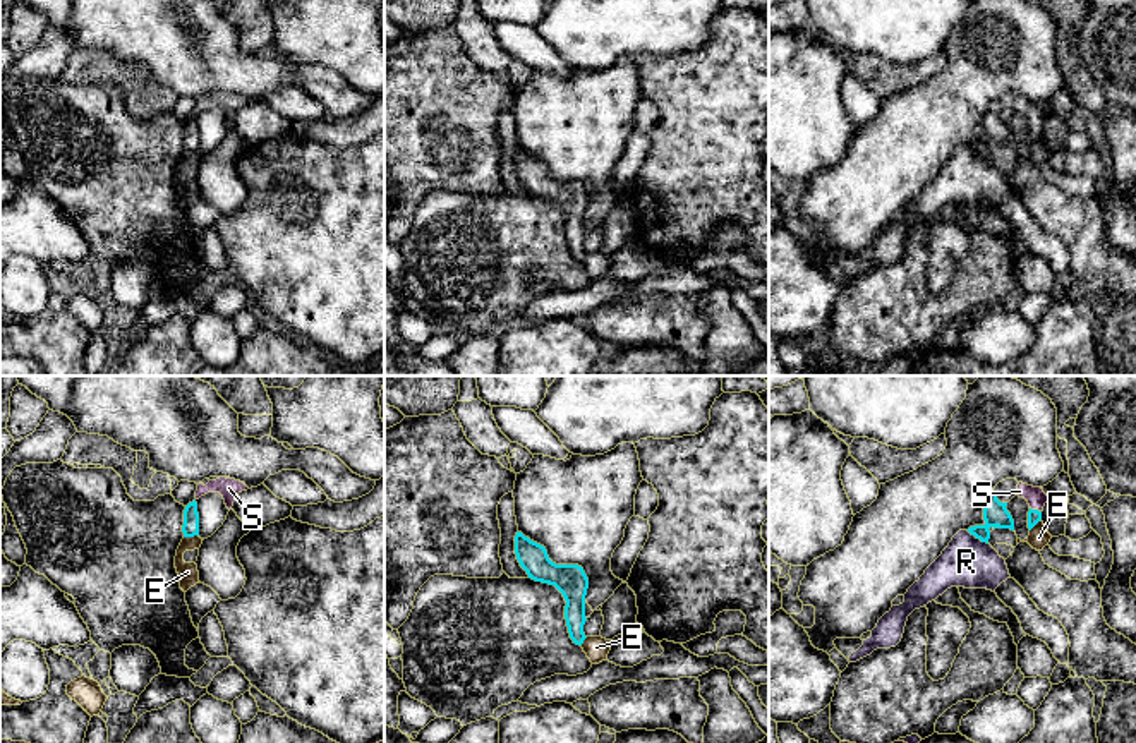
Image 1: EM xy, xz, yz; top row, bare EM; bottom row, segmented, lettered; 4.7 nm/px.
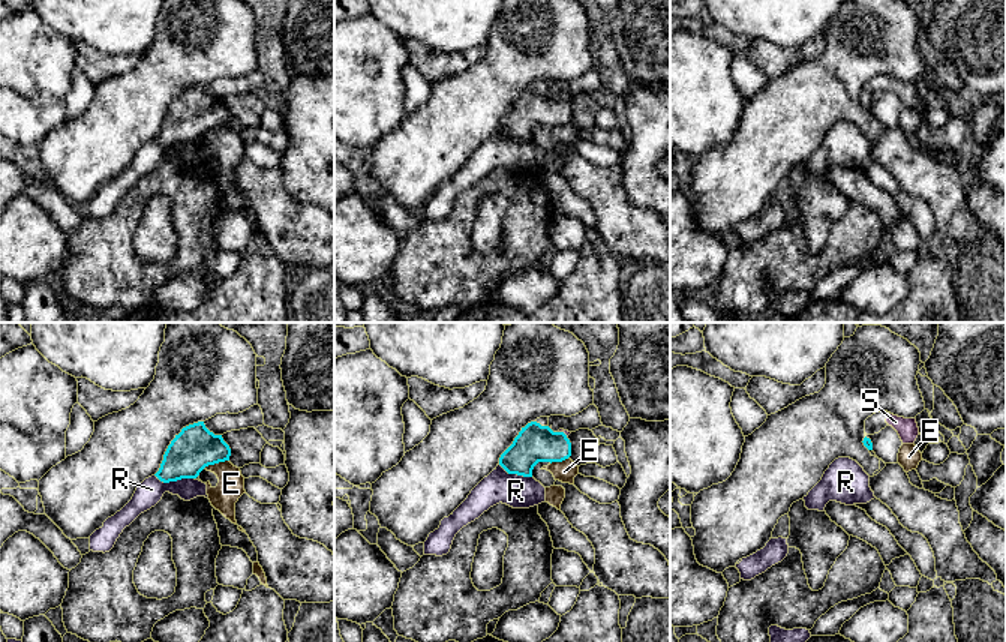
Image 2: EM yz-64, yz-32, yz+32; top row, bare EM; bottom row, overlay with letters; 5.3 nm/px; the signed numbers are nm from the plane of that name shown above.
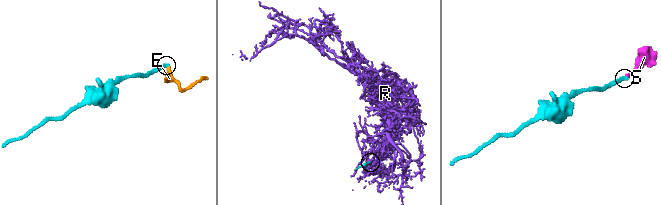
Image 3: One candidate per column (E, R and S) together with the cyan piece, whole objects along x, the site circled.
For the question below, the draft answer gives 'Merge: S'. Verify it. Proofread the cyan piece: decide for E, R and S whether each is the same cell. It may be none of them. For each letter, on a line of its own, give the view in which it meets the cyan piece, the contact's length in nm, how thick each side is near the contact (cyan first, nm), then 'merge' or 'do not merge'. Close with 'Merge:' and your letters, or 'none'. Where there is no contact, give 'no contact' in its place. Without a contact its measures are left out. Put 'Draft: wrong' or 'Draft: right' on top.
Draft: right
E: contact in xy; length 70 nm; calibres 80 and 100 nm; do not merge
R: contact in yz; length 120 nm; calibres 120 and 240 nm; do not merge
S: contact in yz; length 60 nm; calibres 60 and 90 nm; merge
Merge: S

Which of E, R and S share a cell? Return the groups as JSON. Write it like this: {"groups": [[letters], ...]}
{"groups": [["E", "R"], ["S"]]}

